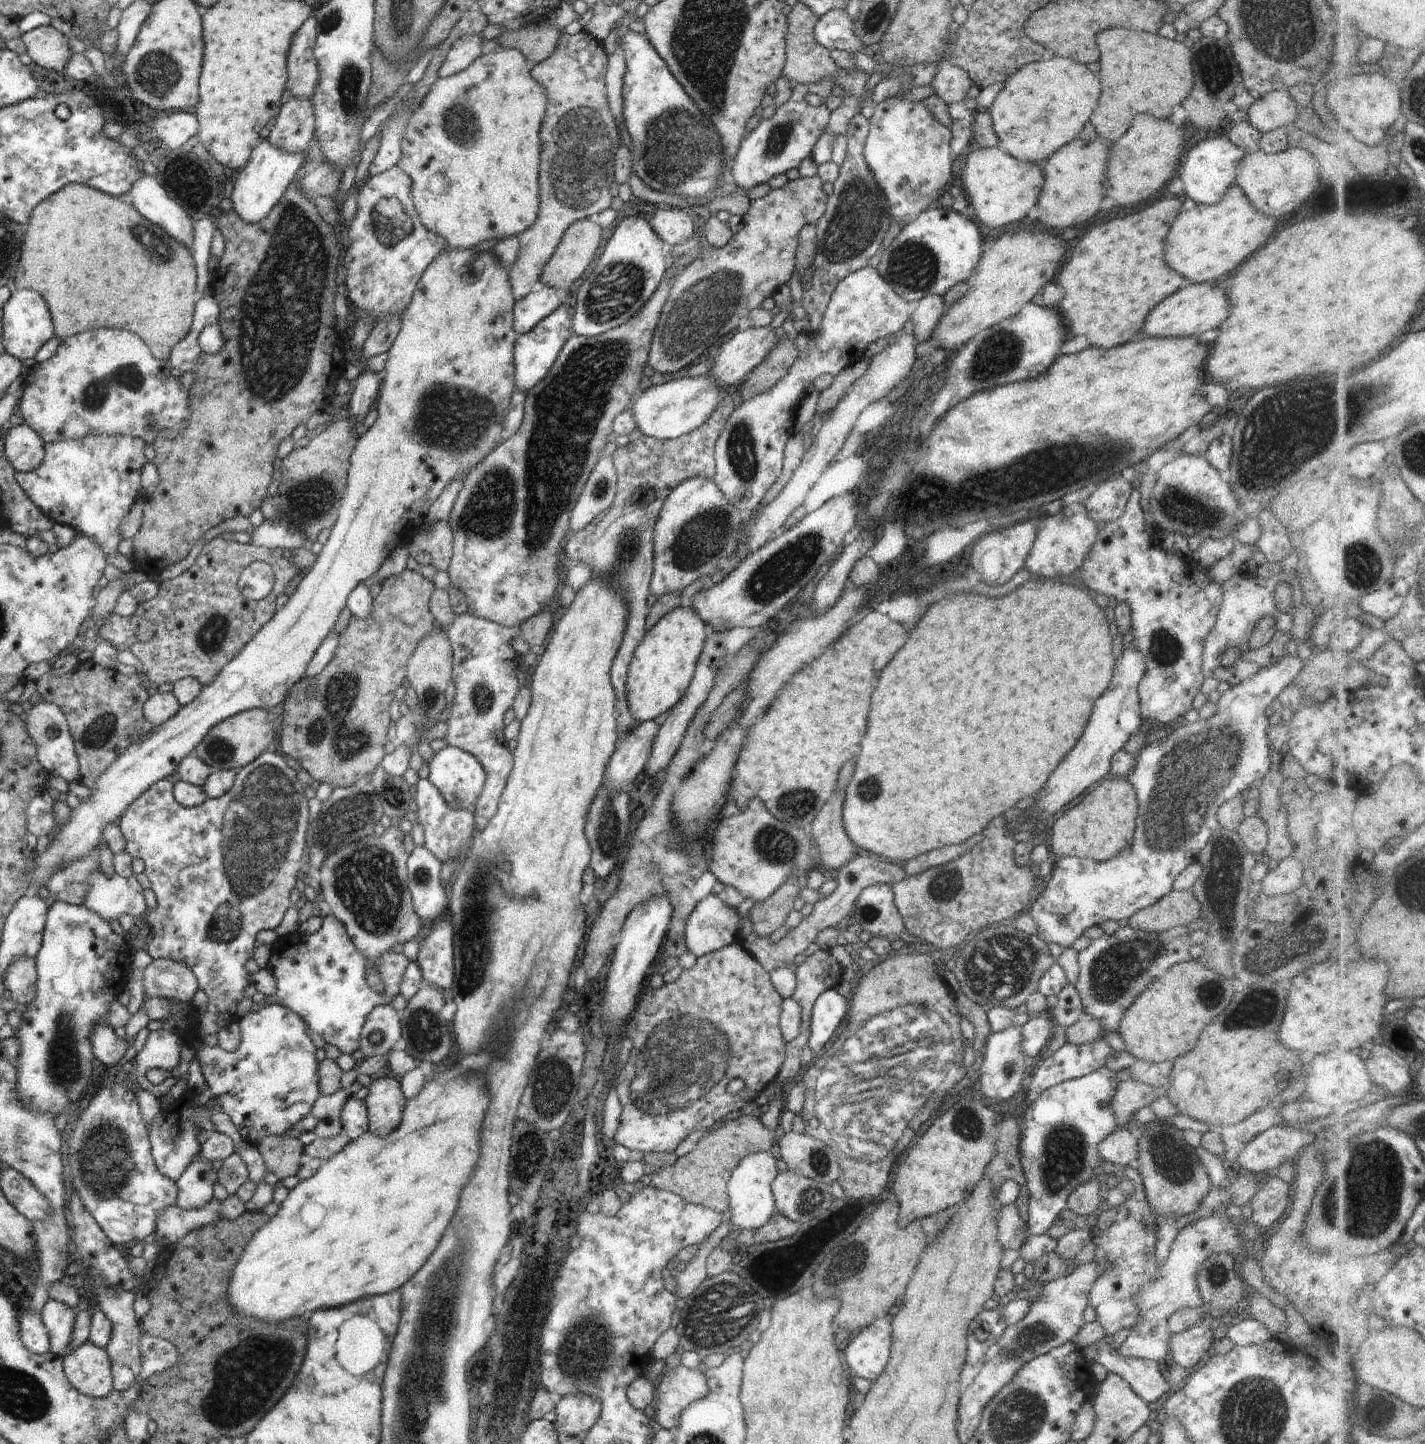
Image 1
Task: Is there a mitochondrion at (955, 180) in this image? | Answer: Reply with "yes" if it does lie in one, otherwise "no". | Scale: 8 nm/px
no

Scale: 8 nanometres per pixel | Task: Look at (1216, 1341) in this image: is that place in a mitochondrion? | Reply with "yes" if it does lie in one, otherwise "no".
no

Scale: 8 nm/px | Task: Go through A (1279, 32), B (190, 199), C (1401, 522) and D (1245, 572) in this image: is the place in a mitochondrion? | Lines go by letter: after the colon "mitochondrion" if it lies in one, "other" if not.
A: mitochondrion
B: other
C: mitochondrion
D: other

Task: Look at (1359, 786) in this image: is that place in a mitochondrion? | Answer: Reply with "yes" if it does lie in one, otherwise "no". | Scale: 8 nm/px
no

